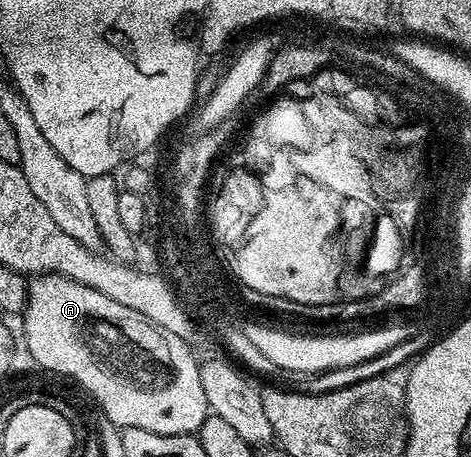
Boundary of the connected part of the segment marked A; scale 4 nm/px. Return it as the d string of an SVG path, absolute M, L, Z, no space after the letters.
M42 273L33 276L28 283L28 304L24 306L22 314L25 321L28 322L29 340L32 343L33 353L40 358L46 365L52 368L63 369L64 372L74 373L76 377L80 377L82 389L90 398L96 397L98 404L104 408L104 413L113 421L114 424L120 425L124 429L141 429L142 431L154 431L162 435L192 435L202 427L202 423L210 415L208 408L208 400L206 399L206 391L202 391L202 379L200 378L200 366L198 357L188 350L188 341L183 337L179 337L176 333L165 333L162 327L158 327L146 315L142 315L136 309L130 308L128 305L118 303L114 299L110 299L102 291L92 289L89 285L83 285L81 281L76 281L72 277L66 277L62 273Z

